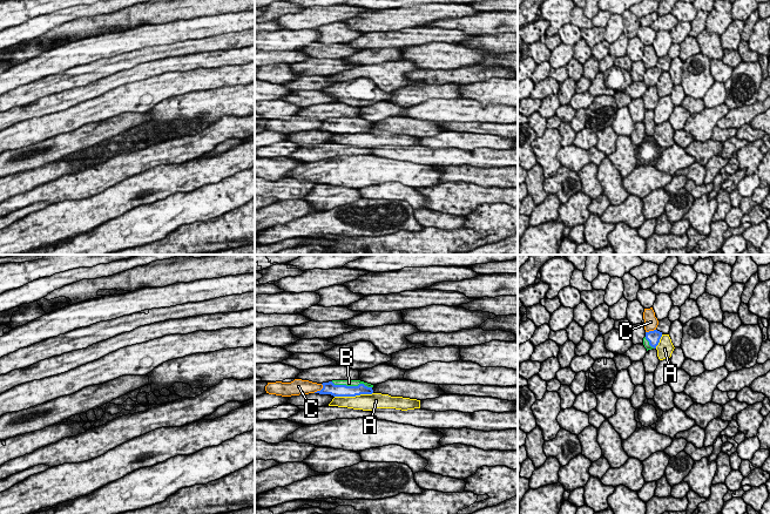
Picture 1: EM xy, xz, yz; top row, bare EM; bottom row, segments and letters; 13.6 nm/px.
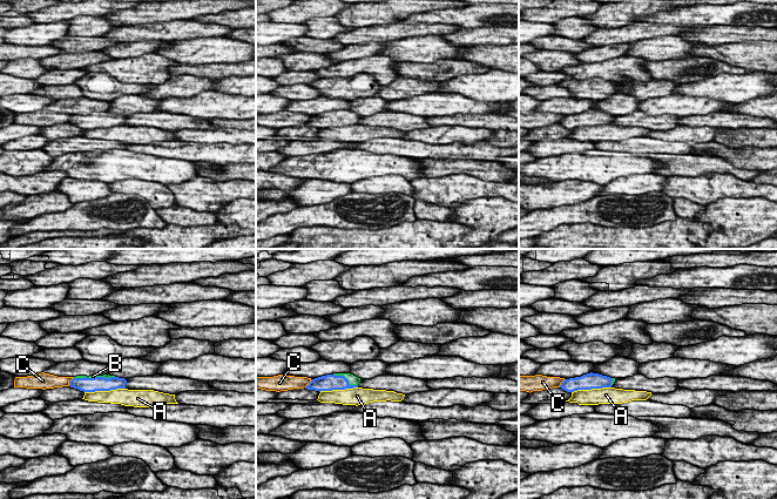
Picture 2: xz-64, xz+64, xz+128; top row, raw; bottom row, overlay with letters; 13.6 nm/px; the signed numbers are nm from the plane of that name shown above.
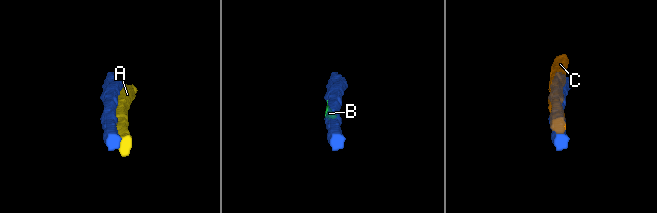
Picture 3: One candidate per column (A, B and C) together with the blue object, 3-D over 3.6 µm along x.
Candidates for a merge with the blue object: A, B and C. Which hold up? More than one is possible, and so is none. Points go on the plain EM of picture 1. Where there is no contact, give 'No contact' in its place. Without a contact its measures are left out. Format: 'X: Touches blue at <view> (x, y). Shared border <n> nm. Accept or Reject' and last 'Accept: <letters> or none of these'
A: Touches blue at xz (353, 133). Shared border 550 nm. Reject
B: Touches blue at xz (351, 123). Shared border 550 nm. Accept
C: Touches blue at xz (318, 128). Shared border 180 nm. Reject
Accept: B

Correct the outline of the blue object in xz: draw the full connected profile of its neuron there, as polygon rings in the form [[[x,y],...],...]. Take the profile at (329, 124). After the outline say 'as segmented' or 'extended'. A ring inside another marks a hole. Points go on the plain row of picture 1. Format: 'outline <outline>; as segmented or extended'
outline [[[332,117],[322,122],[323,126],[315,130],[331,131],[333,134],[356,134],[373,130],[373,122],[360,117]]]; extended

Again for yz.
outline [[[654,67],[646,69],[646,74],[643,75],[643,82],[648,87],[656,86],[662,74],[662,69]]]; extended

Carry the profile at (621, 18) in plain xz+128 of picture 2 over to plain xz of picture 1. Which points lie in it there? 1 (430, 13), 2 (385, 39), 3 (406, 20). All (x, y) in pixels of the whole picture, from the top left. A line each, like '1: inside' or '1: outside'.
1: inside
2: outside
3: inside

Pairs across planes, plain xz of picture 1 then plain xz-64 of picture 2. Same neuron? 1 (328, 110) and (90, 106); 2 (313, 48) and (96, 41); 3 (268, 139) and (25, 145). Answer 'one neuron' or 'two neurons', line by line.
1: one neuron
2: one neuron
3: two neurons

